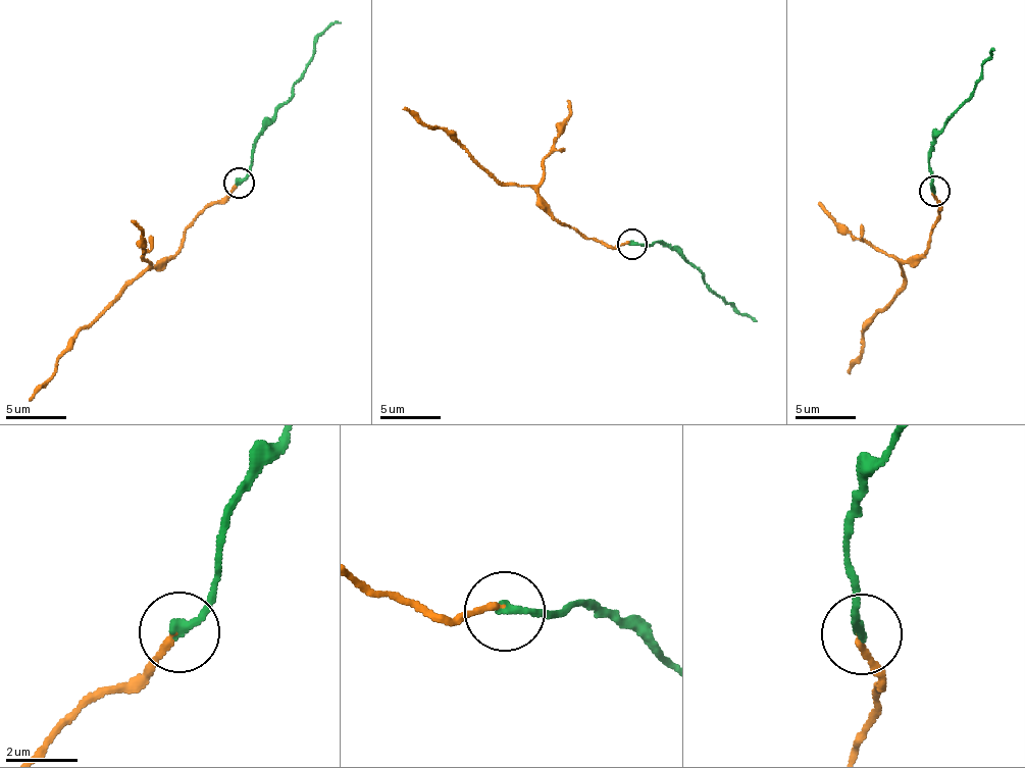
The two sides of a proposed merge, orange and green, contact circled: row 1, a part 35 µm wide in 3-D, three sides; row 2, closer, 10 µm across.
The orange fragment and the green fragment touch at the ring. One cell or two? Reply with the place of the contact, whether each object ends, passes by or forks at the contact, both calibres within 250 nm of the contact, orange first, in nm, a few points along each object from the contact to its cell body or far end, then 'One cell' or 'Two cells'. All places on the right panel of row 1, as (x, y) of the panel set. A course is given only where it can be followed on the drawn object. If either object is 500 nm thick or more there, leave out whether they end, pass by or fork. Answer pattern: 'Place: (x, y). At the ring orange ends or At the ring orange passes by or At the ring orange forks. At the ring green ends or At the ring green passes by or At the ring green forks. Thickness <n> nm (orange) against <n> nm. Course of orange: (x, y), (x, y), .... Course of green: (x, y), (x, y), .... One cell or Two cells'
Place: (934, 191). At the ring orange ends. At the ring green ends. Thickness 150 nm (orange) against 260 nm. Course of orange: (933, 192), (940, 212), (928, 246), (901, 265), (905, 280), (871, 320), (850, 372). Course of green: (933, 192), (928, 171), (932, 143), (965, 101), (992, 49). One cell

